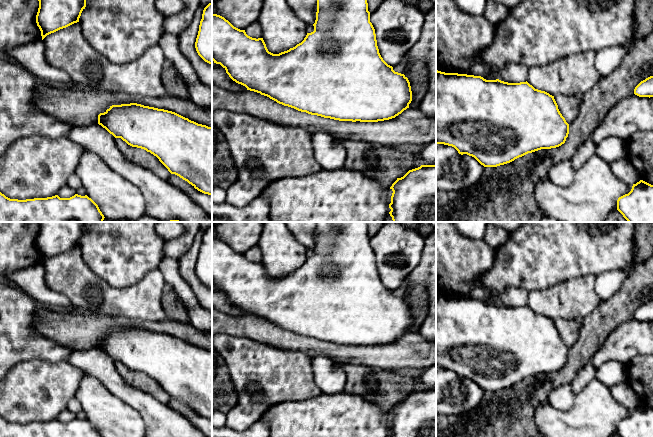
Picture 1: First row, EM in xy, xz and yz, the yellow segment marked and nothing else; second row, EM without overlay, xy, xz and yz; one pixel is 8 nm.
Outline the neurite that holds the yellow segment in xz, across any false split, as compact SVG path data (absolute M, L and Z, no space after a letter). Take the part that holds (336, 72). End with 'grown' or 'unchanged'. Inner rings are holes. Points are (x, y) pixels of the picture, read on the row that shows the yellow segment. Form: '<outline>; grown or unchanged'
M317 0L314 31L295 47L279 54L268 51L263 38L252 38L224 17L212 14L212 60L247 90L301 112L339 121L378 122L395 118L409 108L412 91L408 78L395 72L379 53L367 0Z; unchanged

